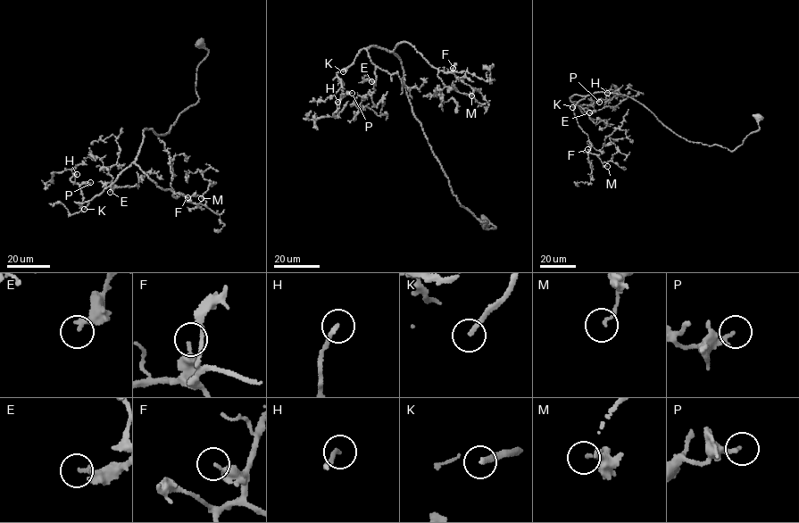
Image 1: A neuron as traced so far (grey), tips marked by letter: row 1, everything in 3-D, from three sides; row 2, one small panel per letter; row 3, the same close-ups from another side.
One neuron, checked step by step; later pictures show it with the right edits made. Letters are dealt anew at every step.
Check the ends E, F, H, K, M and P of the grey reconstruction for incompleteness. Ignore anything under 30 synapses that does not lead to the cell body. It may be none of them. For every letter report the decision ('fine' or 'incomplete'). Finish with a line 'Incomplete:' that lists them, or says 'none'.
E: fine
F: fine
H: fine
K: incomplete
M: fine
P: fine
Incomplete: K

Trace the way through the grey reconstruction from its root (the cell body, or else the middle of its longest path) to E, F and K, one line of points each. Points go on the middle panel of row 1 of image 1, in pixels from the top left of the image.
E: (486, 220), (453, 194), (398, 55), (366, 48), (371, 81)
F: (486, 220), (495, 228), (483, 228), (486, 221), (453, 194), (391, 51), (404, 41), (433, 67), (453, 68)
K: (486, 220), (495, 228), (483, 228), (486, 221), (453, 194), (413, 112), (398, 55), (372, 45), (343, 71)

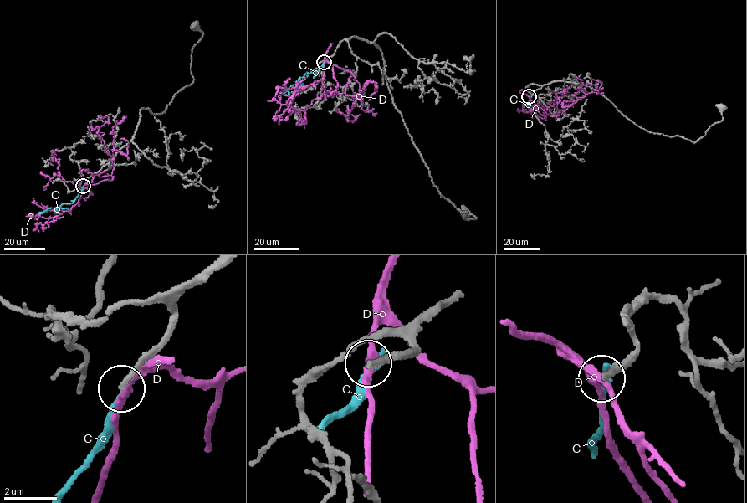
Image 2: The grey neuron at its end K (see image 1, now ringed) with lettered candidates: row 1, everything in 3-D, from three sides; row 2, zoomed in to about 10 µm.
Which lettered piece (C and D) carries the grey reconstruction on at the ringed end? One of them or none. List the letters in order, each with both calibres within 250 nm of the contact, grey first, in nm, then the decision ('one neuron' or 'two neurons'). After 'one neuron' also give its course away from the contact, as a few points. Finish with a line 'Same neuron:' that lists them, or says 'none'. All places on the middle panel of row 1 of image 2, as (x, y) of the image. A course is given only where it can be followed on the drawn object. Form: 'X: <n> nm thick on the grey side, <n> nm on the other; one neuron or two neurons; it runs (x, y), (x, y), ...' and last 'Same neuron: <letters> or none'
C: 280 nm thick on the grey side, 280 nm on the other; two neurons
D: 200 nm thick on the grey side, 240 nm on the other; two neurons
Same neuron: none

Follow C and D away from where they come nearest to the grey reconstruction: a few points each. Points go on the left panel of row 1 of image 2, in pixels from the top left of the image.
C: (84, 184), (73, 202), (38, 213)
D: (83, 186), (112, 179), (113, 163), (97, 134), (109, 120), (107, 115), (99, 120)

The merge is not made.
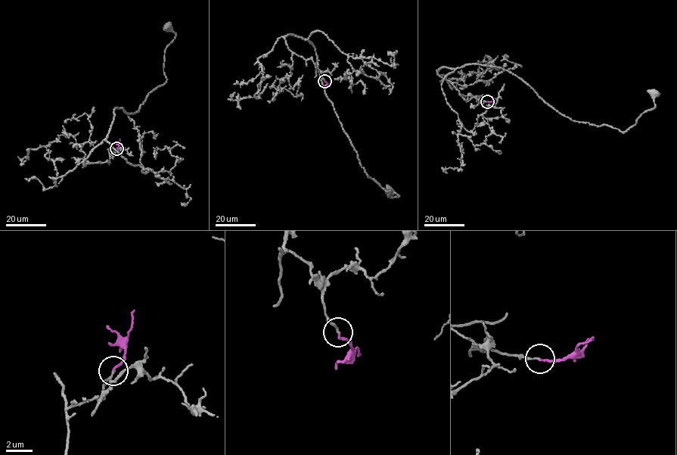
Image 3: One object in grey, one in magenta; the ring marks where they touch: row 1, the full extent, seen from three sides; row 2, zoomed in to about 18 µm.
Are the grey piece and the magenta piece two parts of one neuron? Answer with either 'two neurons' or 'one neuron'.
one neuron

